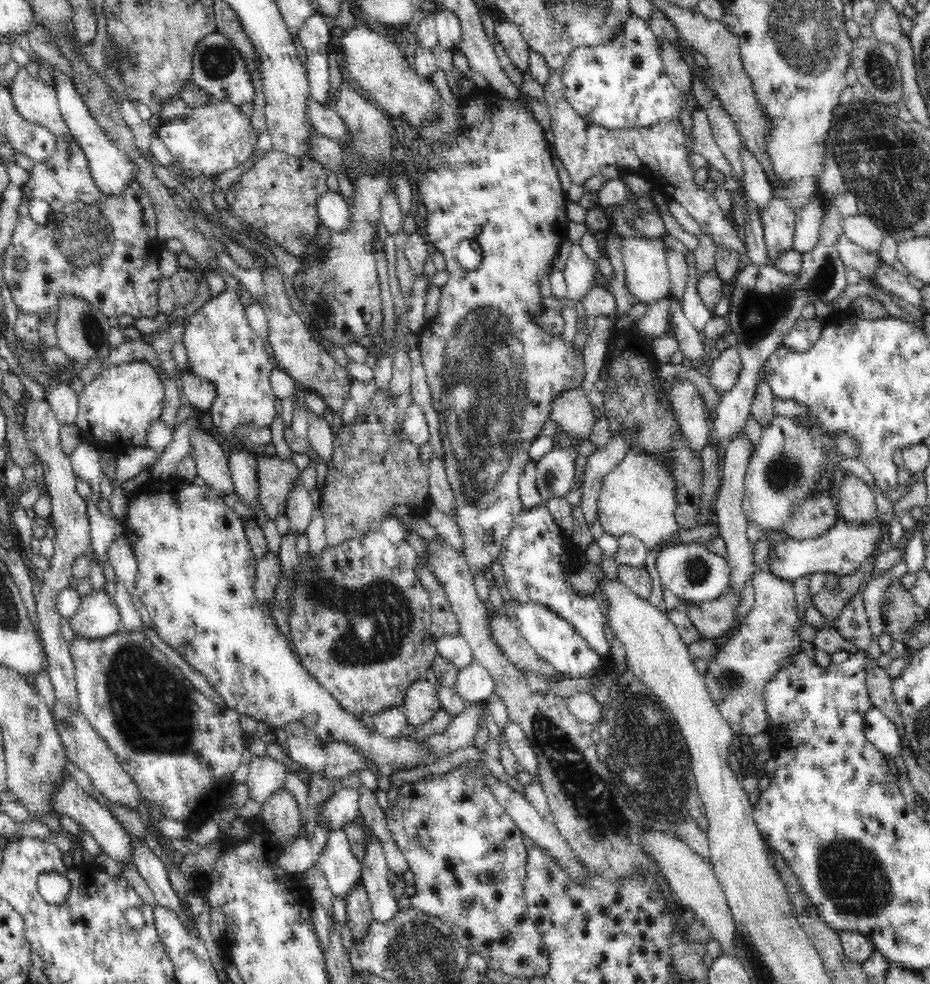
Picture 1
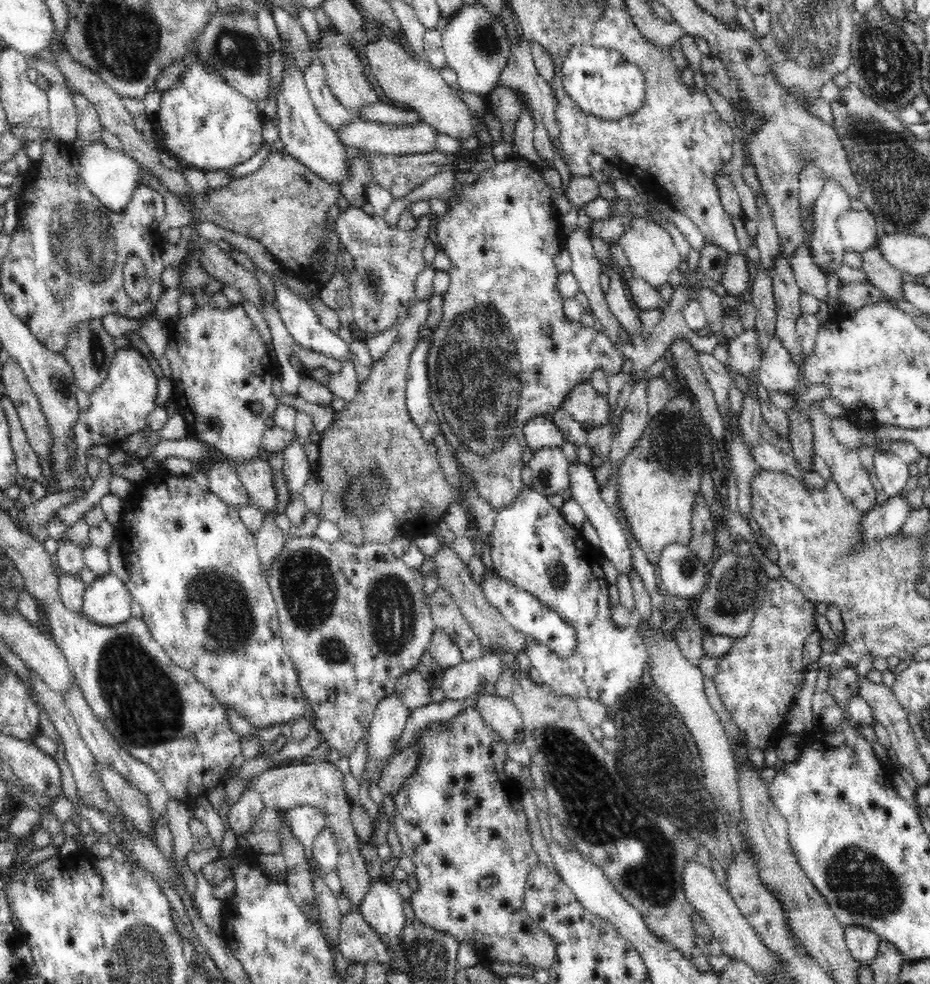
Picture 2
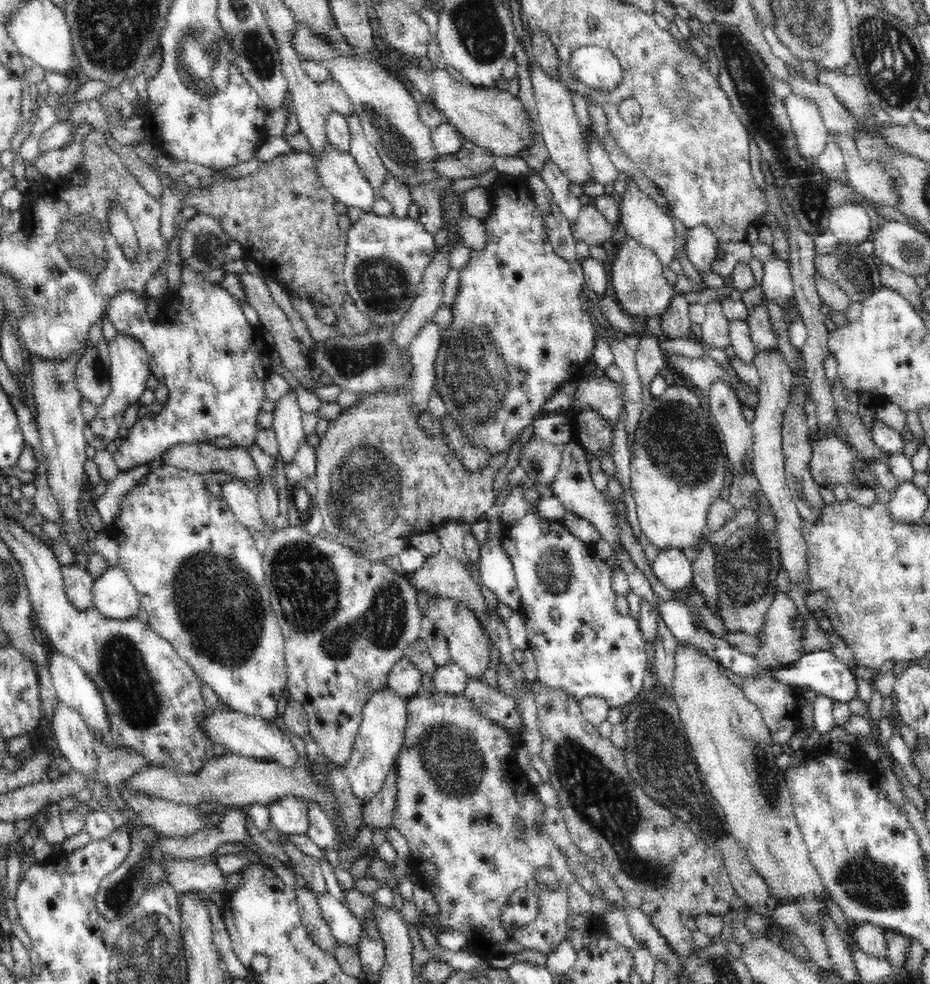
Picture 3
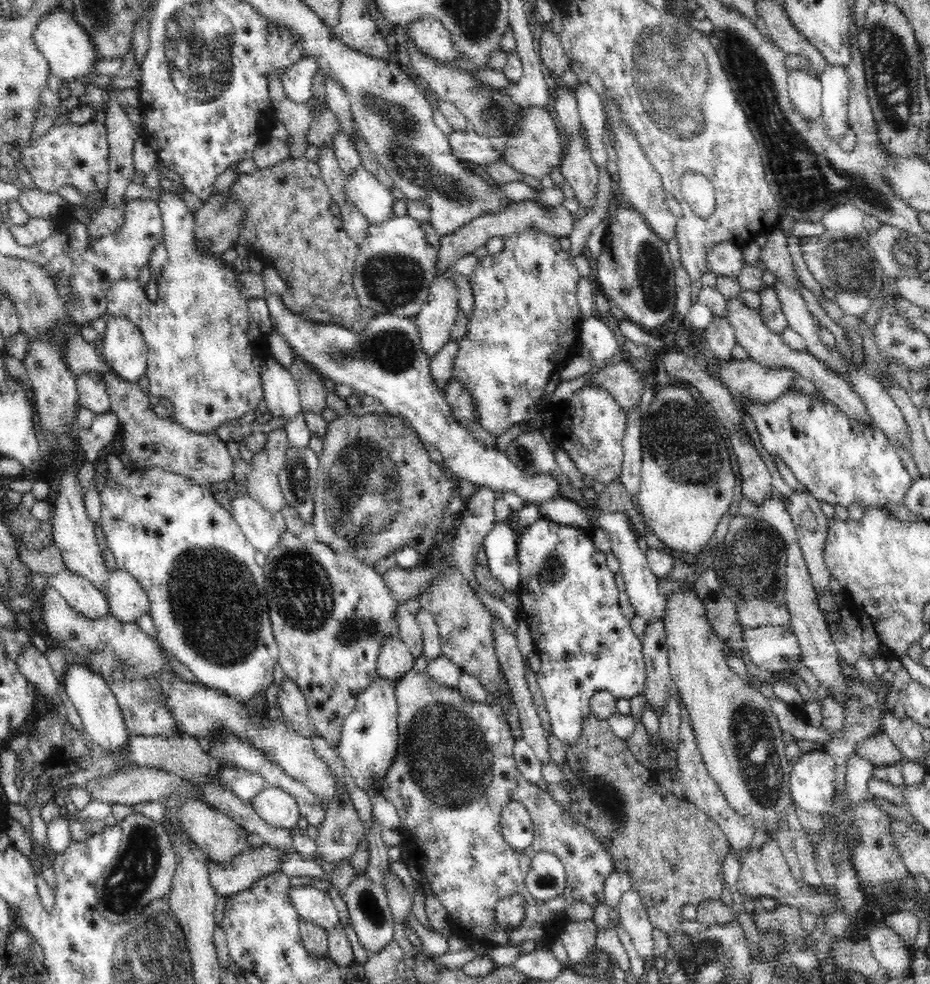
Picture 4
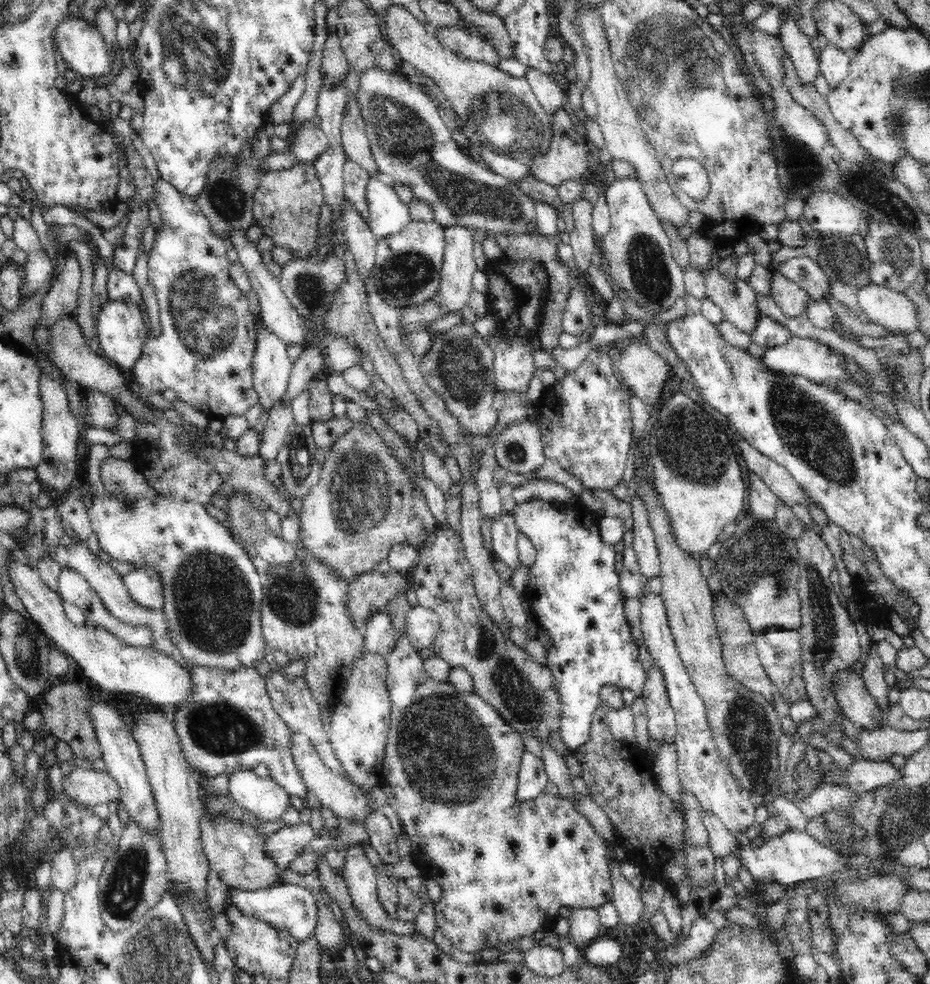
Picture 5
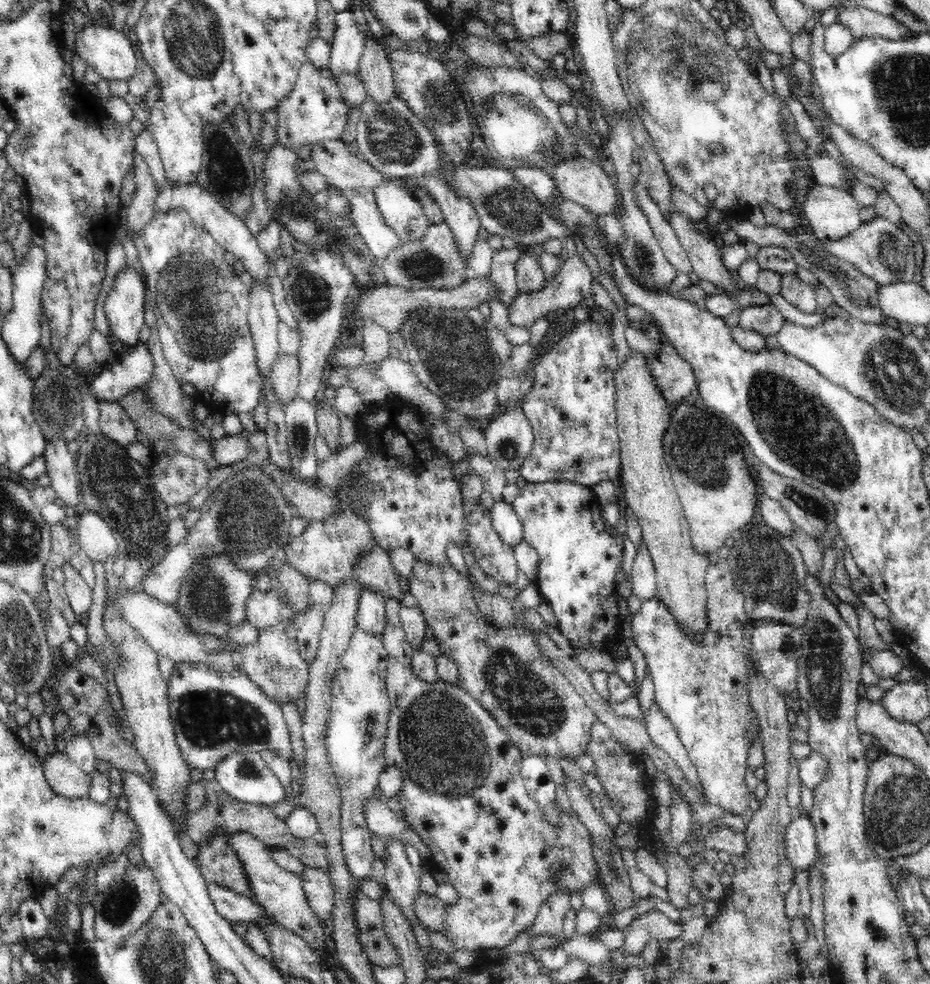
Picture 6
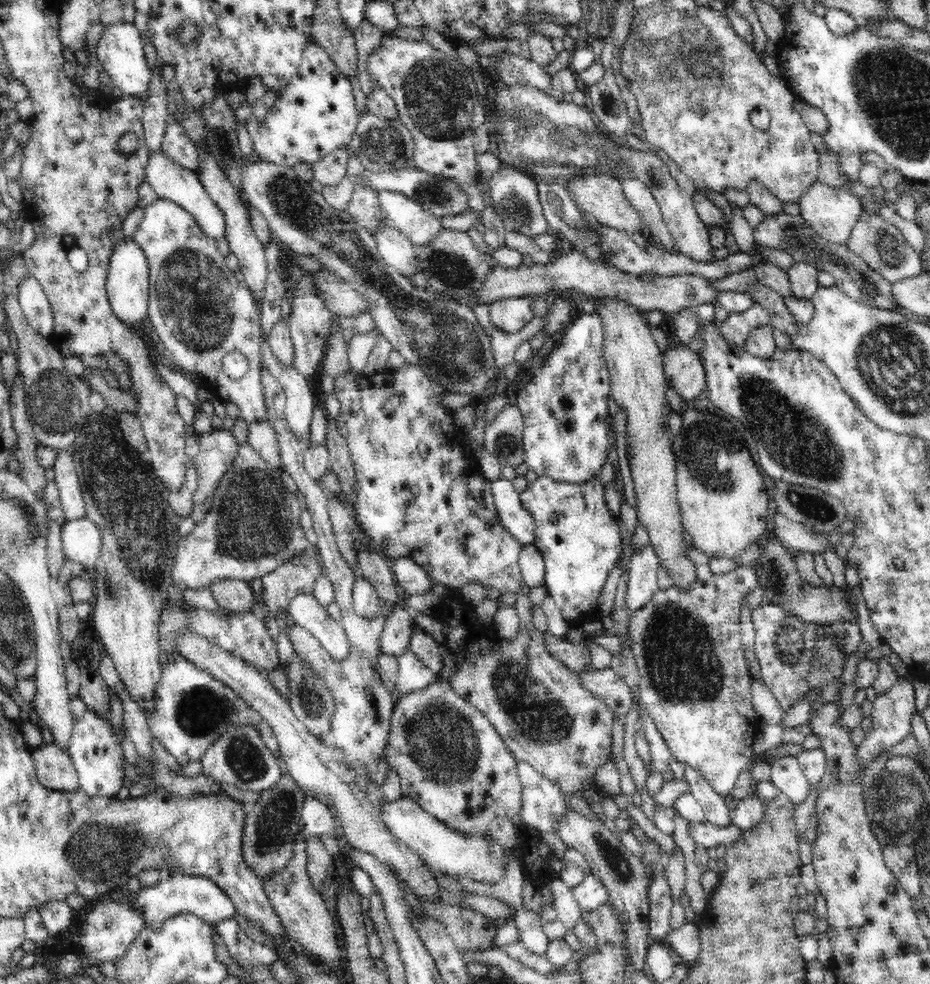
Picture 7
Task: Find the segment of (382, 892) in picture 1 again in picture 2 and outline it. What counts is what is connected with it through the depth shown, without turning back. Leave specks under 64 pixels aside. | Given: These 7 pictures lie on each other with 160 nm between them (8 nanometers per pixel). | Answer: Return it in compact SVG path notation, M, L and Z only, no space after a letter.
M384 878L371 881L371 886L359 906L364 920L383 937L387 946L401 943L404 926L404 899Z

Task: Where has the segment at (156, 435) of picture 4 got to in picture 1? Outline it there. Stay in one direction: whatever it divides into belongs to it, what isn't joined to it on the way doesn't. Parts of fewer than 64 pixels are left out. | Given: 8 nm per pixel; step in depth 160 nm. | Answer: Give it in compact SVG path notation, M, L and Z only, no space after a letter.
M259 451L257 457L257 478L259 479L259 502L266 515L274 518L285 514L288 493L299 479L300 469L291 459L270 457Z

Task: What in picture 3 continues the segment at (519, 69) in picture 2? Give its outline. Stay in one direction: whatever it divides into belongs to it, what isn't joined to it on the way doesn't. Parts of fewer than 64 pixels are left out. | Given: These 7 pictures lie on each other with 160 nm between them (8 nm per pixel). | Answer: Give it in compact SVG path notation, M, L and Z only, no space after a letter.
M530 58L528 65L538 116L542 125L542 138L550 153L550 160L558 166L570 182L576 185L594 181L587 144L582 136L582 126L574 113L572 94L568 92L568 88L560 82L560 79L548 76L533 58Z

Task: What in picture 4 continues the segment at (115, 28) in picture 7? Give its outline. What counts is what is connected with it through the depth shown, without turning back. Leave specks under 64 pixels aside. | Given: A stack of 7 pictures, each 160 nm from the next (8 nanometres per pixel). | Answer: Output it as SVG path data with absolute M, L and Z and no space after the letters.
M62 7L40 18L40 22L36 24L32 32L32 44L36 45L38 52L42 53L48 61L50 72L68 83L80 76L90 76L99 61L96 57L96 49L92 46L92 39L84 32L84 27L80 26L80 23L72 16L72 12Z

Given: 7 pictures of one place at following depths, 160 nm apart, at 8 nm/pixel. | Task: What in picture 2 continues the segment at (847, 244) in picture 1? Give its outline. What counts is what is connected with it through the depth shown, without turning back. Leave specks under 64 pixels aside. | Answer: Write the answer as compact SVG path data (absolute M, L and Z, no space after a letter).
M872 247L862 253L862 270L868 275L870 282L878 287L888 299L902 300L901 285L904 284L901 272L893 268L879 247Z

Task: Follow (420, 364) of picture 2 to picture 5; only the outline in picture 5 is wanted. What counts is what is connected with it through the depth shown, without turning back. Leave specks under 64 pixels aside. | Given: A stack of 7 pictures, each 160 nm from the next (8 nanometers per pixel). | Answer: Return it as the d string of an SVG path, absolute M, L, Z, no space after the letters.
M464 225L449 226L445 232L445 251L443 254L443 266L441 271L441 283L432 299L420 304L408 305L399 311L399 322L403 330L421 331L425 330L428 322L434 322L442 316L462 310L468 302L470 293L473 291L473 275L477 272L474 260L474 236L472 229Z

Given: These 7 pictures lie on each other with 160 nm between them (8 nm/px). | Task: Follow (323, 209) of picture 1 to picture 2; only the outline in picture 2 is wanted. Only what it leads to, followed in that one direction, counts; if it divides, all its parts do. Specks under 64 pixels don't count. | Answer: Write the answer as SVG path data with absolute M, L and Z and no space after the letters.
M357 207L346 208L335 220L335 231L342 246L352 255L352 259L356 260L356 270L352 270L349 282L349 298L352 303L356 328L360 329L364 336L368 332L390 331L400 312L415 301L414 282L424 268L427 268L426 260L424 260L424 247L430 238L430 220L435 216L431 210L428 210L426 215L418 217L417 227L413 231L404 231L397 226L388 225L384 216L368 215Z

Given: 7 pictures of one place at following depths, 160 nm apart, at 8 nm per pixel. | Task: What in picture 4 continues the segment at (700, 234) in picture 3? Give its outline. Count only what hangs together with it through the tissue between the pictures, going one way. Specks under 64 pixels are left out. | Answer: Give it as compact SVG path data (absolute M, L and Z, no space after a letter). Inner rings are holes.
M686 172L679 183L682 197L696 215L704 219L712 215L716 204L715 189L706 176ZM720 242L706 250L708 271L737 279L744 269L742 249L732 242Z

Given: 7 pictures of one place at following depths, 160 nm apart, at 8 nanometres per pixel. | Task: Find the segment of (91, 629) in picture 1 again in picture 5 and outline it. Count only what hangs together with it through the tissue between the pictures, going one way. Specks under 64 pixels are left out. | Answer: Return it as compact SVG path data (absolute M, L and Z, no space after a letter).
M152 567L134 569L126 576L122 576L124 585L128 587L128 593L134 601L142 607L151 610L163 610L165 600L162 594L162 581L160 573Z

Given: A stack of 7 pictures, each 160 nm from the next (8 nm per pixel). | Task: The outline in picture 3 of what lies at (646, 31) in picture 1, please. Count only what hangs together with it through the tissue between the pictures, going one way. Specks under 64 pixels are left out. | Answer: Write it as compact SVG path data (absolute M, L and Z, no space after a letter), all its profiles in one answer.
M582 46L574 50L568 69L583 86L608 93L622 80L620 63L615 54L598 46Z

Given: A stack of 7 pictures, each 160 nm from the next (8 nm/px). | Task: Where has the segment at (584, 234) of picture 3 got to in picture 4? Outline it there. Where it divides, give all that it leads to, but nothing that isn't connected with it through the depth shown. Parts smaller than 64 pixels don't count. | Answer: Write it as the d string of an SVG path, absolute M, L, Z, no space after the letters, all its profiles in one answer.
M533 201L512 202L504 211L497 214L486 214L468 224L462 225L456 232L444 235L440 240L440 248L437 256L437 274L445 275L452 270L459 256L472 254L474 250L485 246L492 236L504 238L505 235L516 234L517 231L528 230L535 227L535 230L542 230L544 234L556 237L568 237L574 228L574 214L566 210L564 206L552 207L550 210Z

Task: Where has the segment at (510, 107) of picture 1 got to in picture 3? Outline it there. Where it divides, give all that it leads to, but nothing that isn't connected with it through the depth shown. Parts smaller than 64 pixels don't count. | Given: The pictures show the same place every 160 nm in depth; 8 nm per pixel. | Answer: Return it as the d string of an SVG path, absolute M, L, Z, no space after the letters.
M504 176L494 184L492 196L492 212L486 218L486 230L488 230L488 244L482 250L482 254L470 254L470 263L460 274L460 288L456 292L456 298L452 302L453 320L450 326L442 332L440 338L440 350L436 356L436 380L435 388L446 404L446 411L452 419L462 427L464 435L474 443L474 446L490 451L490 458L499 455L508 450L516 441L516 438L522 434L524 428L531 424L543 412L543 406L547 400L558 390L562 384L568 382L570 378L576 376L574 370L583 370L584 366L590 362L590 355L594 350L596 331L591 323L589 313L582 310L582 299L585 279L582 266L576 262L569 262L561 258L548 239L546 226L542 222L542 216L534 204L534 200L528 194L529 188L526 188L524 180L518 180L514 176Z

